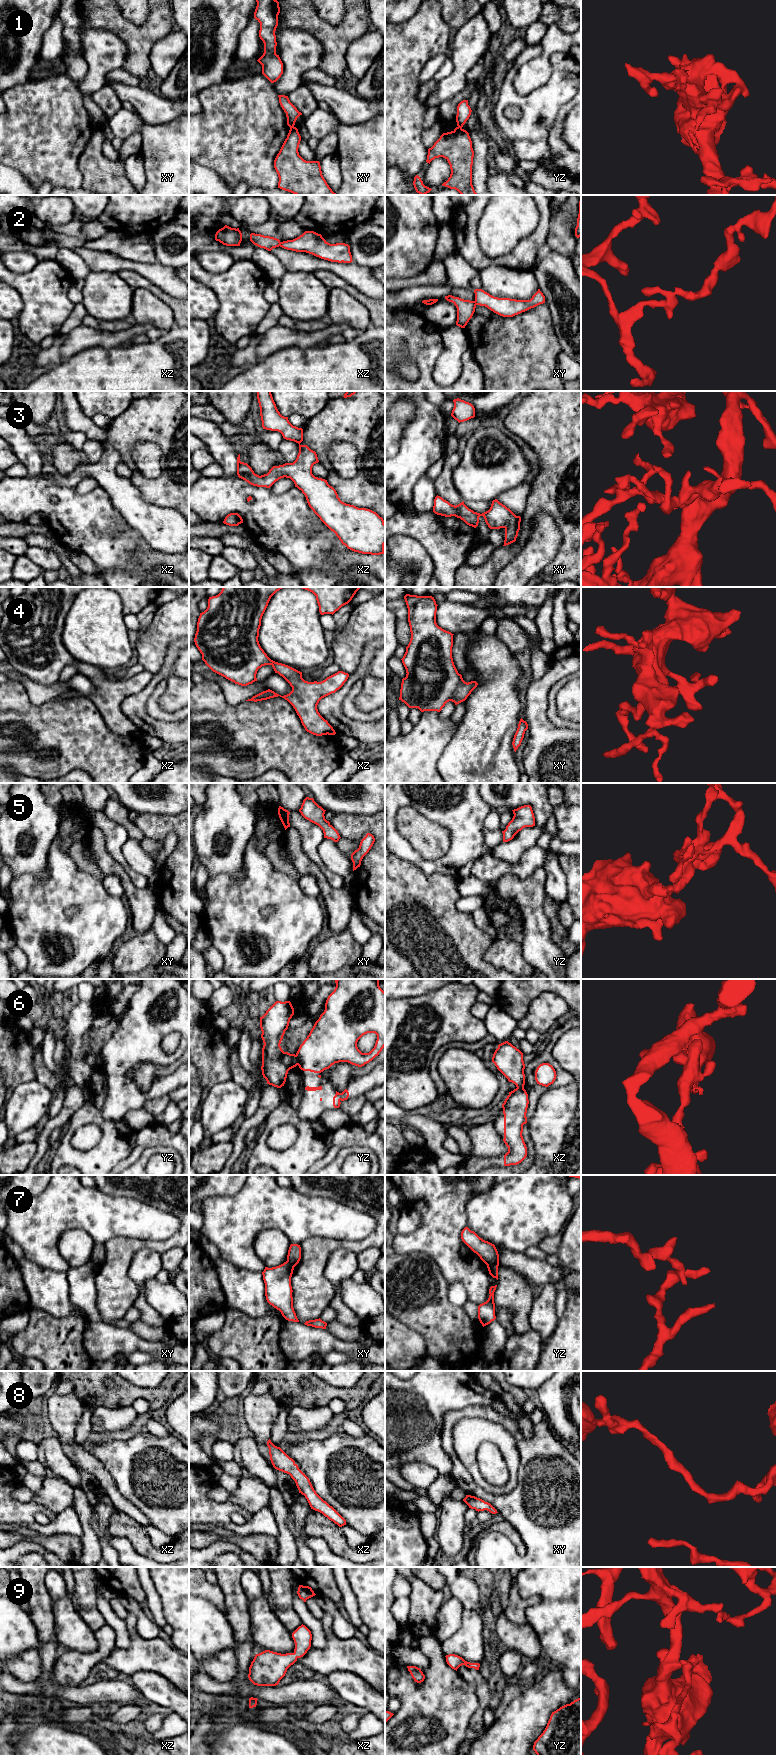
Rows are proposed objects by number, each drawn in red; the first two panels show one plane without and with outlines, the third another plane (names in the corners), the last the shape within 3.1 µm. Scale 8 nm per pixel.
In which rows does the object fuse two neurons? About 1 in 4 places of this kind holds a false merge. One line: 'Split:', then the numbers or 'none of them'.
Split: 1, 2, 6, 7

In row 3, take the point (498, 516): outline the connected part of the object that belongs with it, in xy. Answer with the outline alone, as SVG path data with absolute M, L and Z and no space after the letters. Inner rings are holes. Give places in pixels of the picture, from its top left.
M437 495L434 499L433 512L445 517L455 516L474 528L478 526L479 517L483 516L490 529L505 529L503 546L515 542L520 530L521 517L516 516L509 508L500 503L497 499L492 501L491 507L488 511L480 514L469 509L464 504L464 501L455 506Z

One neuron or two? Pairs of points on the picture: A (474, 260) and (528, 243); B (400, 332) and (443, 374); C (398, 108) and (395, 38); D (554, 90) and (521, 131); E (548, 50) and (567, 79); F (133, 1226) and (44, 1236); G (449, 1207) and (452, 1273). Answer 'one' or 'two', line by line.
A: one
B: two
C: one
D: one
E: two
F: one
G: one

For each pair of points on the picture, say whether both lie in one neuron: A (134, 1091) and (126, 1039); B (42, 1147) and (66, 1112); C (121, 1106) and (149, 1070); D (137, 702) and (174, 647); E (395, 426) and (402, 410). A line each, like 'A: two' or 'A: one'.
A: one
B: one
C: two
D: one
E: one

